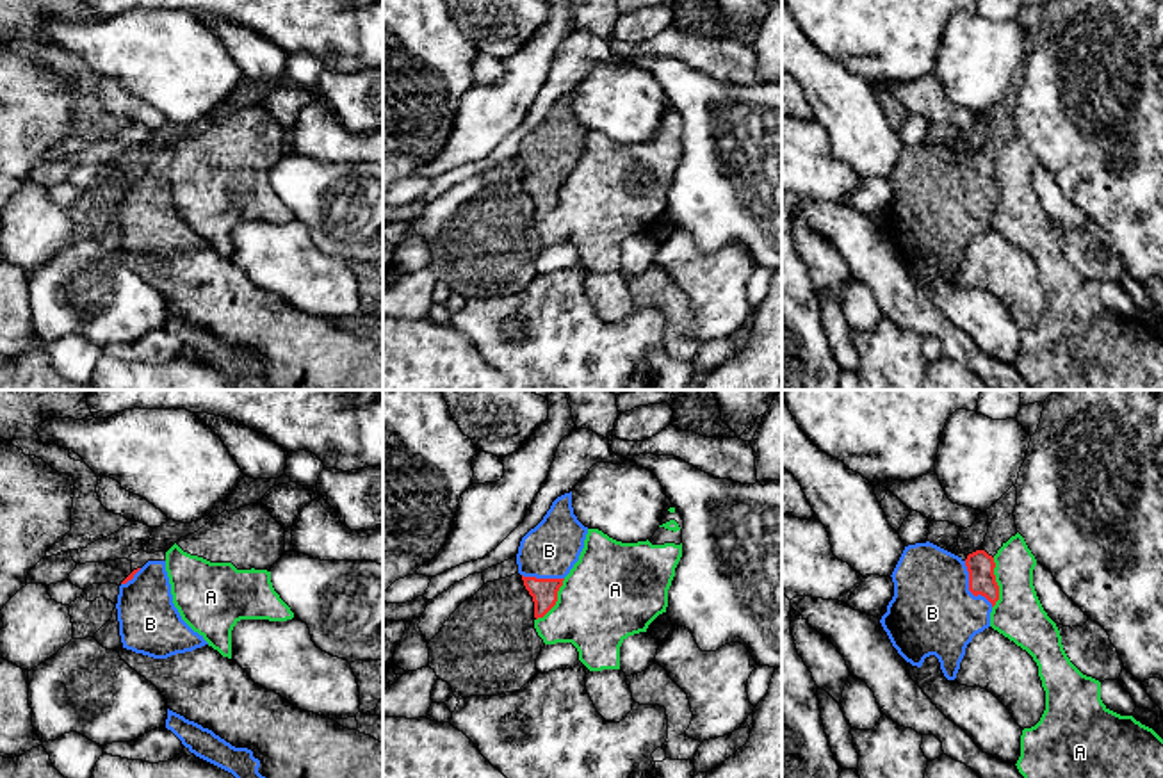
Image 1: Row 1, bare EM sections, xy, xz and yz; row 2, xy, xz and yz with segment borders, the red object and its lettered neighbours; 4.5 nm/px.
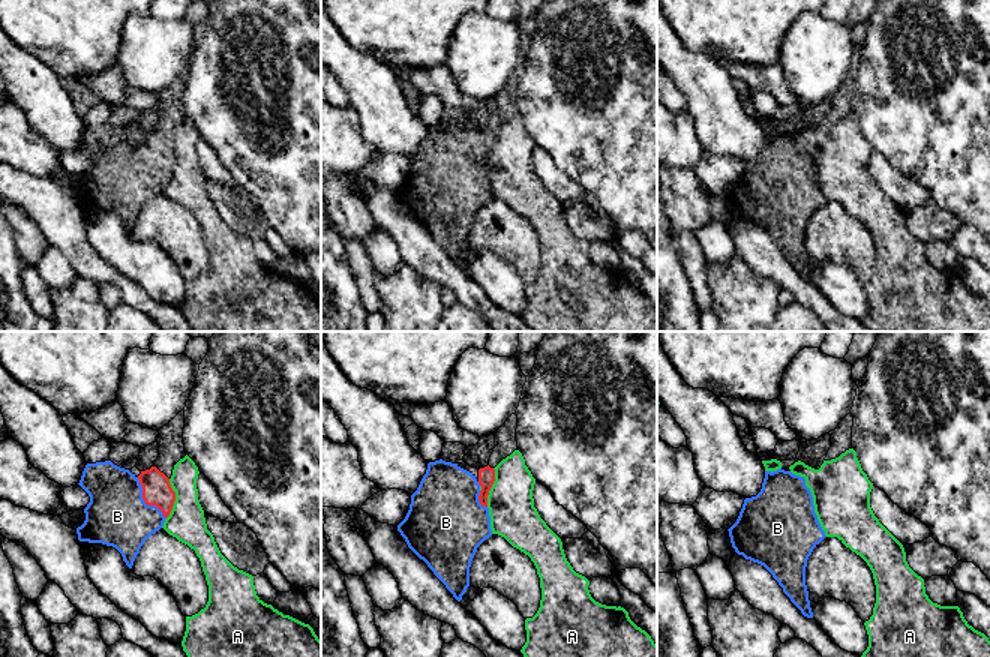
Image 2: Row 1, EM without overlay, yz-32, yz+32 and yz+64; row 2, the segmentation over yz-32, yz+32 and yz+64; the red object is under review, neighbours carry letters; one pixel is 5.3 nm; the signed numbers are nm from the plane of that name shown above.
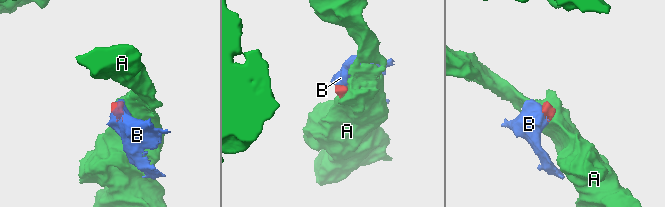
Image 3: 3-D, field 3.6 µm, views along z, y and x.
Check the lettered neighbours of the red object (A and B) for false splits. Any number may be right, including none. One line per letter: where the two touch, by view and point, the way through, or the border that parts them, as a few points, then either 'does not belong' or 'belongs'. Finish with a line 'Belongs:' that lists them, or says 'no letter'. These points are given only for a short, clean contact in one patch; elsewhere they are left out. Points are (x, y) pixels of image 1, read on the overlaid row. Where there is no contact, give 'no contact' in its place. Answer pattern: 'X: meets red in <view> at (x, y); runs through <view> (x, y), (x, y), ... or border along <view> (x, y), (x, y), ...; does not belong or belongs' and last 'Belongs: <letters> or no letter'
A: meets red in yz at (996, 583); border along yz (994, 558), (998, 600), (992, 607); does not belong
B: meets red in yz at (969, 588); runs through yz (982, 581), (969, 588), (943, 602), (932, 613); belongs
Belongs: B

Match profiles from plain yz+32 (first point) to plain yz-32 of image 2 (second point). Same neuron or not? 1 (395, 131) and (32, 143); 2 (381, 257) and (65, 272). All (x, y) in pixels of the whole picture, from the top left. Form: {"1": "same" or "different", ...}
{"1": "different", "2": "same"}

